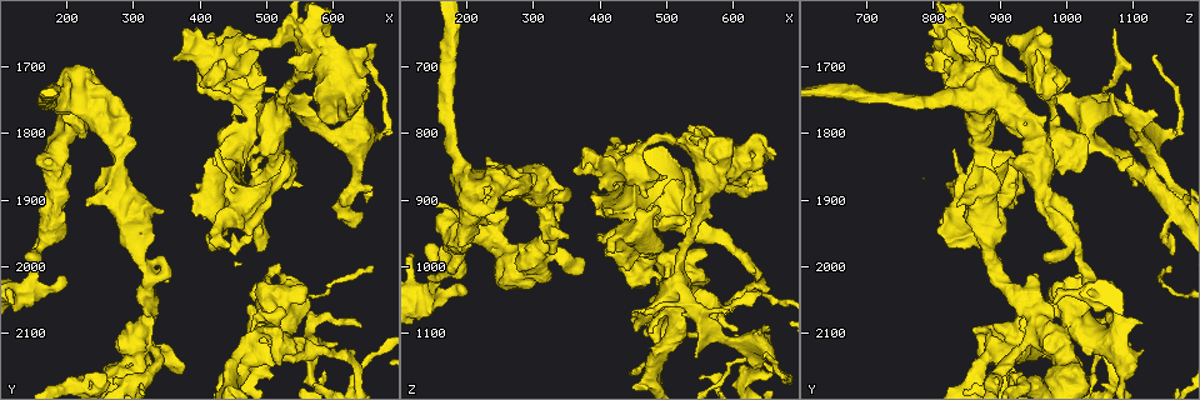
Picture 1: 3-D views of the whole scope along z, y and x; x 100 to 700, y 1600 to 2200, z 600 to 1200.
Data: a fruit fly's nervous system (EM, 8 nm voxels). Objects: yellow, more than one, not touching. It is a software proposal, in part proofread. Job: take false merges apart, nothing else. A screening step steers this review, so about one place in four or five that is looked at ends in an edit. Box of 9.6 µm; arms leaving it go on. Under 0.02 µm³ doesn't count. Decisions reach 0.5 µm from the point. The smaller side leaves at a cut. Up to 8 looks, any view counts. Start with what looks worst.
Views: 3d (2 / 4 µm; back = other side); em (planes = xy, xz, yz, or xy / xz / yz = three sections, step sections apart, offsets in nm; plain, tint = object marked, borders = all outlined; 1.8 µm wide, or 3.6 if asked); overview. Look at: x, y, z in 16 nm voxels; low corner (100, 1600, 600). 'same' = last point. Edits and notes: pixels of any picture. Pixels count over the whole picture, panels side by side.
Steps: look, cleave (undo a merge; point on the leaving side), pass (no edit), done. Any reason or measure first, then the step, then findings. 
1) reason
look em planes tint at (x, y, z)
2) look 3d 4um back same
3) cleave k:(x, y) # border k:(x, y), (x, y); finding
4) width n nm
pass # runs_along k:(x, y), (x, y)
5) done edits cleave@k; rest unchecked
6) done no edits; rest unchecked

abrupt turn
look em planes tint at (540, 1640, 825)

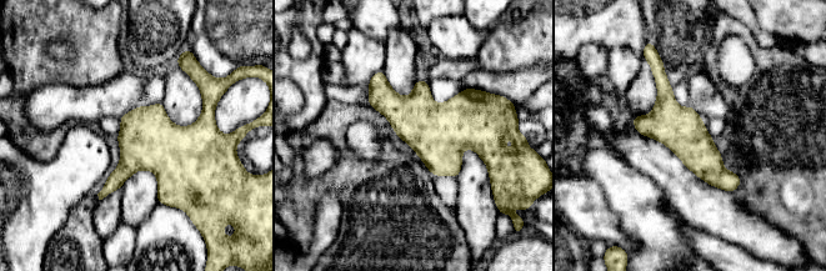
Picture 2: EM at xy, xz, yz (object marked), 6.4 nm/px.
pass # runs_along 2:(655, 71), (667, 118), (730, 189); all the same neuron

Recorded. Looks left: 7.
sharp bend
look em 3.6um yz step 4 tint at (210, 1745, 880)

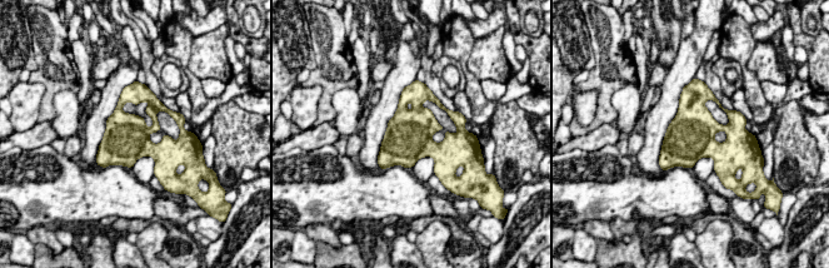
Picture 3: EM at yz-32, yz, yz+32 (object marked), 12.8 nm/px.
look em 3.6um xz step 16 tint same

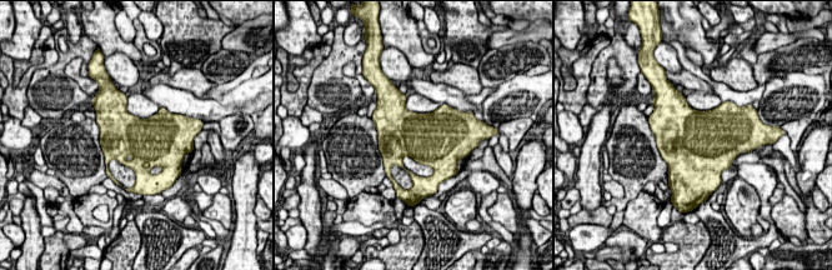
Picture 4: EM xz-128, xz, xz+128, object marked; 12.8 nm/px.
pass # all the same neuron

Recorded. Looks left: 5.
calibre changes
look 3d 2um at (185, 1840, 940)

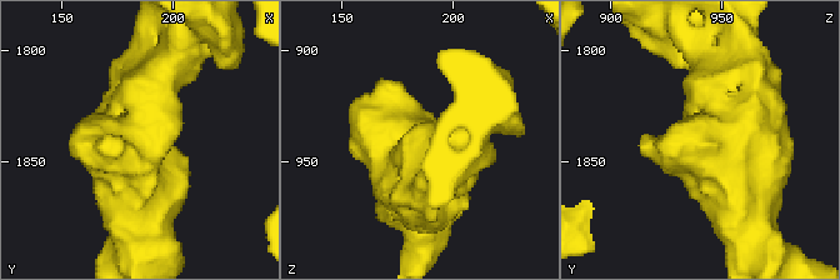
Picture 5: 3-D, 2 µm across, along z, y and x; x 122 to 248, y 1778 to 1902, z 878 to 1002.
shape alone is not enough
look em xy step 4 tint at (186, 1842, 937)

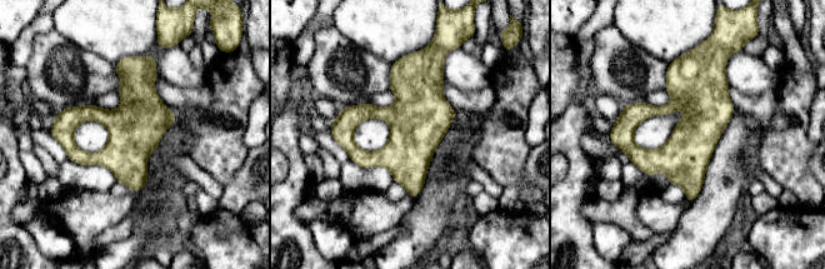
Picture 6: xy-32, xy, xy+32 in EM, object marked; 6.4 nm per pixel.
another direction
look em planes tint same

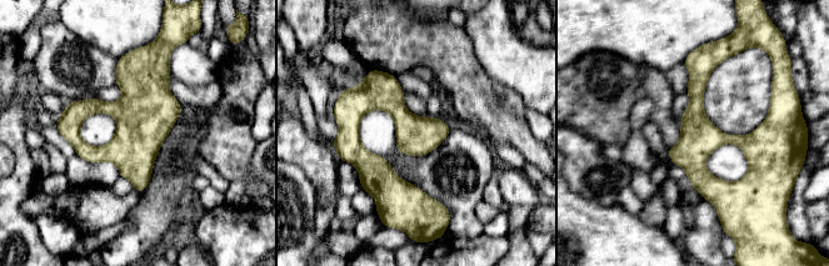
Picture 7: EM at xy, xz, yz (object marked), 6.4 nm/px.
pass # runs_along 7:(703, 56), (697, 172), (719, 202); one neuron here

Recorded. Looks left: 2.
sharp bend
look em planes borders at (175, 1930, 1005)

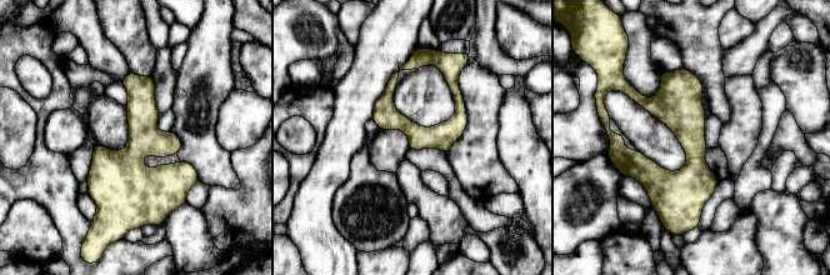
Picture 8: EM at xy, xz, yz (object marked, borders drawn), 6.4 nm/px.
pass # one neuron here

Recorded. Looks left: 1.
done no edits; rest unchecked

